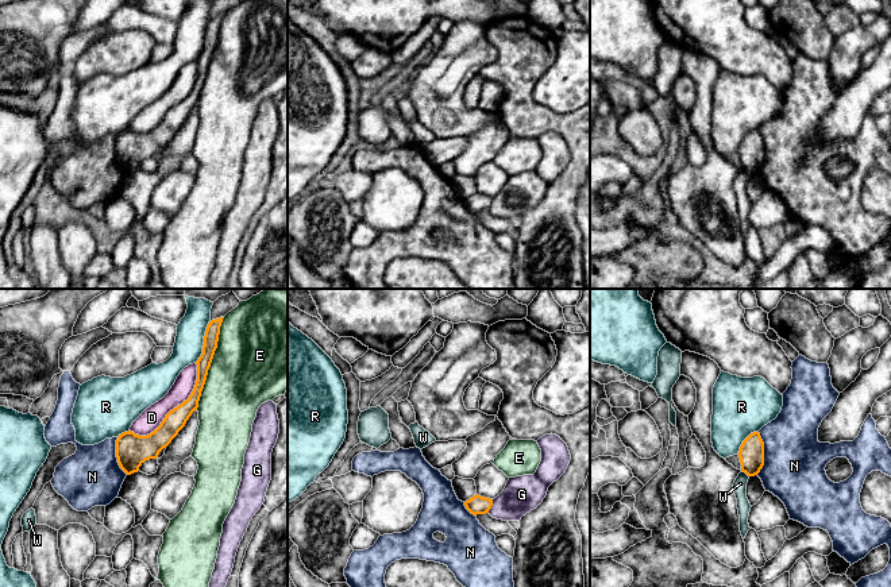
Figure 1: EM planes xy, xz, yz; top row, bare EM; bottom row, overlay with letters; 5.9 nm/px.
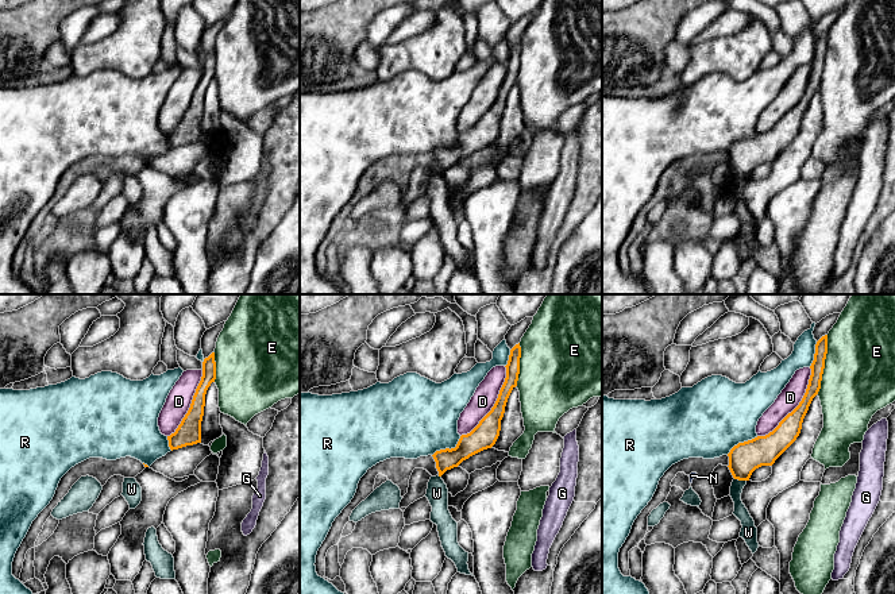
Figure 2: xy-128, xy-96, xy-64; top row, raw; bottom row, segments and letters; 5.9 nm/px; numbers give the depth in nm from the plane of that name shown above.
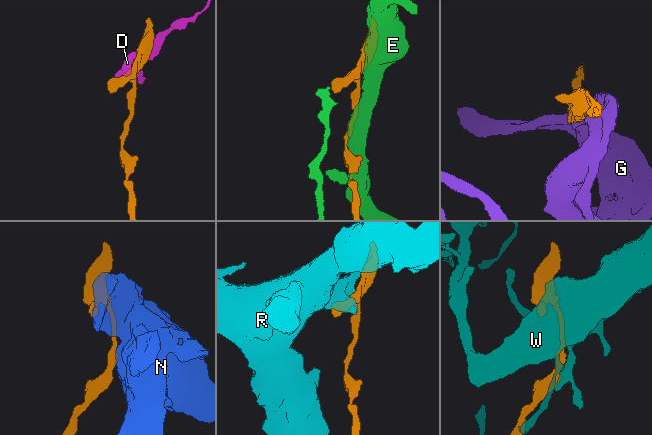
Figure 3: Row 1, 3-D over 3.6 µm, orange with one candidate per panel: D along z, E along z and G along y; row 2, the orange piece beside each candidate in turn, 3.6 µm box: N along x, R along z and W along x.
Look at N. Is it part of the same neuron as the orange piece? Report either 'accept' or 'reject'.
reject

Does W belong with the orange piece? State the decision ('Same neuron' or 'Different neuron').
Different neuron

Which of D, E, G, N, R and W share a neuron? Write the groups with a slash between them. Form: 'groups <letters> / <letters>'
groups D / E / G / N / R / W

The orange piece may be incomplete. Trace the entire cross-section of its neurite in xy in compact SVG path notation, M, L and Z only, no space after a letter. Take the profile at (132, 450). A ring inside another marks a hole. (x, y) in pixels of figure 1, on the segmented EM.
M224 317L212 320L207 327L202 354L196 362L197 381L189 398L170 410L161 425L150 435L139 436L131 430L119 435L116 440L116 457L120 468L127 475L138 472L146 460L157 459L159 452L166 448L185 426L192 413L197 410L208 370L217 348L223 318Z

